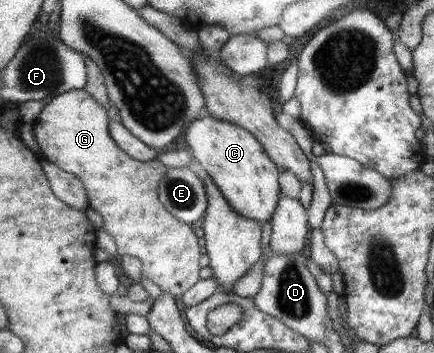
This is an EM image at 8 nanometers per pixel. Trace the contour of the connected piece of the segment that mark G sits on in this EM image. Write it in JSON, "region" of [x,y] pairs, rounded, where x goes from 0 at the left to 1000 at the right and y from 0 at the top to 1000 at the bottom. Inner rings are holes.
{"region":[[[189,249],[157,255],[108,280],[88,334],[74,351],[74,374],[92,431],[101,436],[101,450],[184,510],[200,558],[200,586],[233,615],[233,652],[265,683],[265,714],[276,725],[300,722],[318,731],[325,742],[325,782],[348,793],[373,827],[387,827],[399,841],[424,833],[459,790],[459,765],[468,751],[461,742],[456,674],[449,671],[438,637],[399,618],[364,569],[364,516],[385,476],[362,448],[320,456],[283,433],[249,377],[251,343],[247,312]]]}

